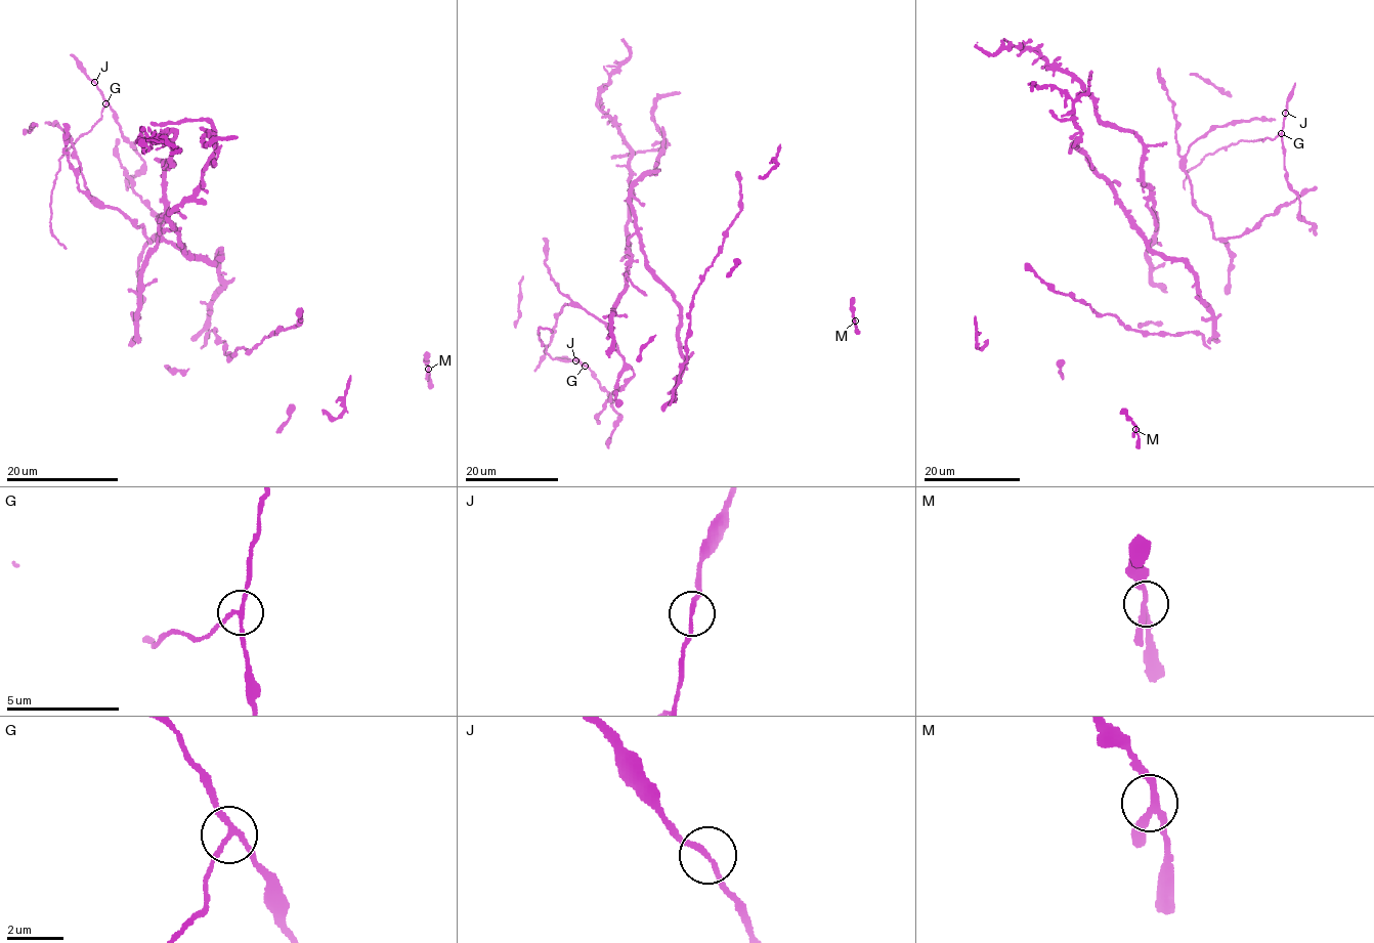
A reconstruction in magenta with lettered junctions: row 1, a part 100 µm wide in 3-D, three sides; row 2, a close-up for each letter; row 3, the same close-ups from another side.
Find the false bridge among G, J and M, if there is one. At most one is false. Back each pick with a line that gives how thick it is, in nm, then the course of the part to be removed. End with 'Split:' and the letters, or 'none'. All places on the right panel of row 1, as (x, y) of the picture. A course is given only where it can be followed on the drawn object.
G: Thickness 160 nm. Course of the part to remove: (1281, 134), (1274, 139), (1234, 142), (1209, 154), (1190, 169), (1184, 180), (1184, 189)
Split: G

